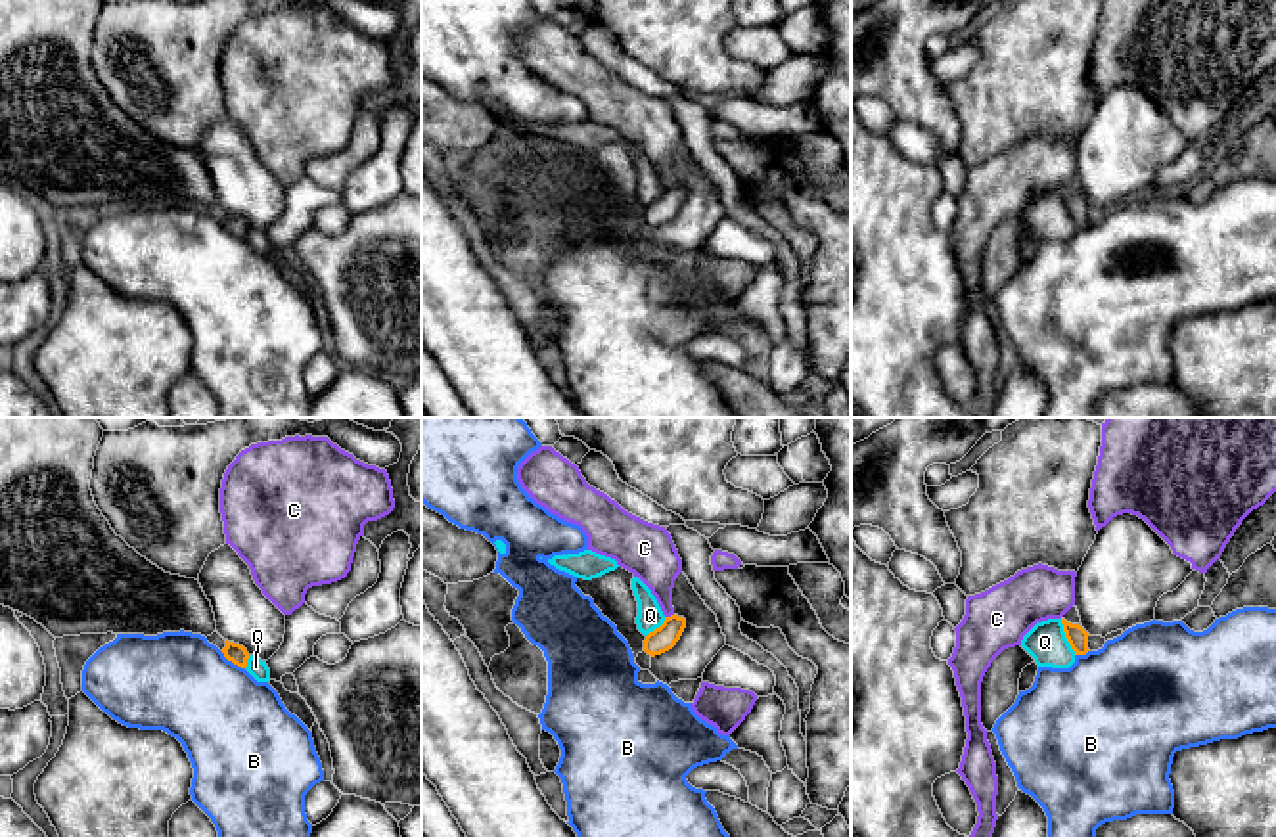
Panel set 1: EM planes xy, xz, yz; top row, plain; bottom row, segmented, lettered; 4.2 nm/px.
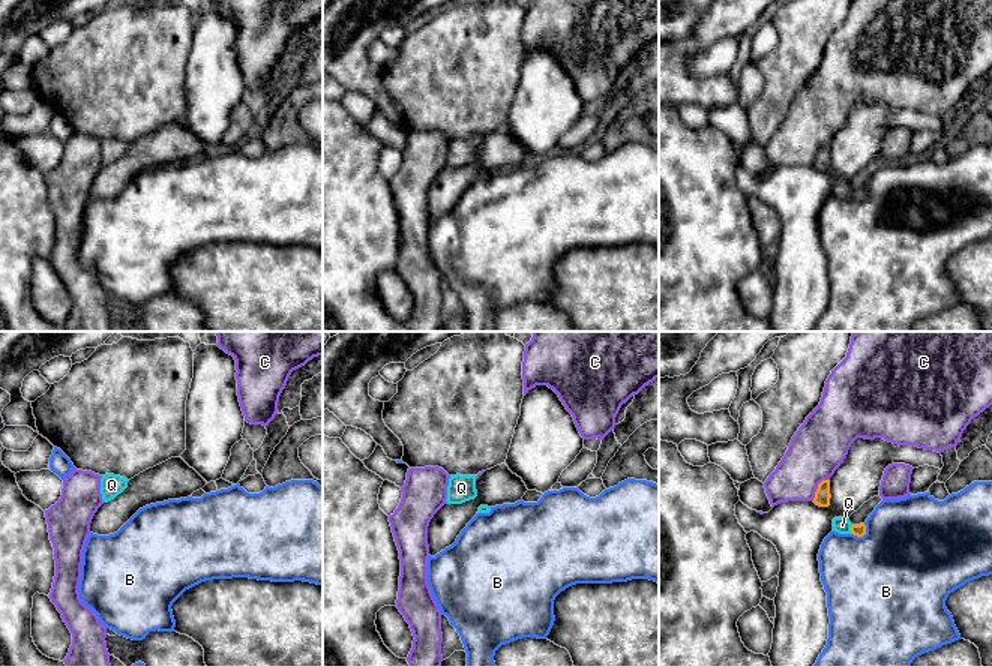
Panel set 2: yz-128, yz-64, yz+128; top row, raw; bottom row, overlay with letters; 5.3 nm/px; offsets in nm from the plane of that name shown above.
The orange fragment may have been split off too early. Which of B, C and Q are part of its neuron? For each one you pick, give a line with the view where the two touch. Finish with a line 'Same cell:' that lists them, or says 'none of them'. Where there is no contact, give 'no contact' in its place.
Same cell: none of them

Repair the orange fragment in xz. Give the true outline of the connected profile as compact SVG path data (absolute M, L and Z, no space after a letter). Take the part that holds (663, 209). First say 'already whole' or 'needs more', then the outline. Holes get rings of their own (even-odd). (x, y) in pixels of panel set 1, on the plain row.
already whole; M678 186L665 188L663 195L644 211L644 222L651 228L661 226L676 216L686 199L686 190Z

